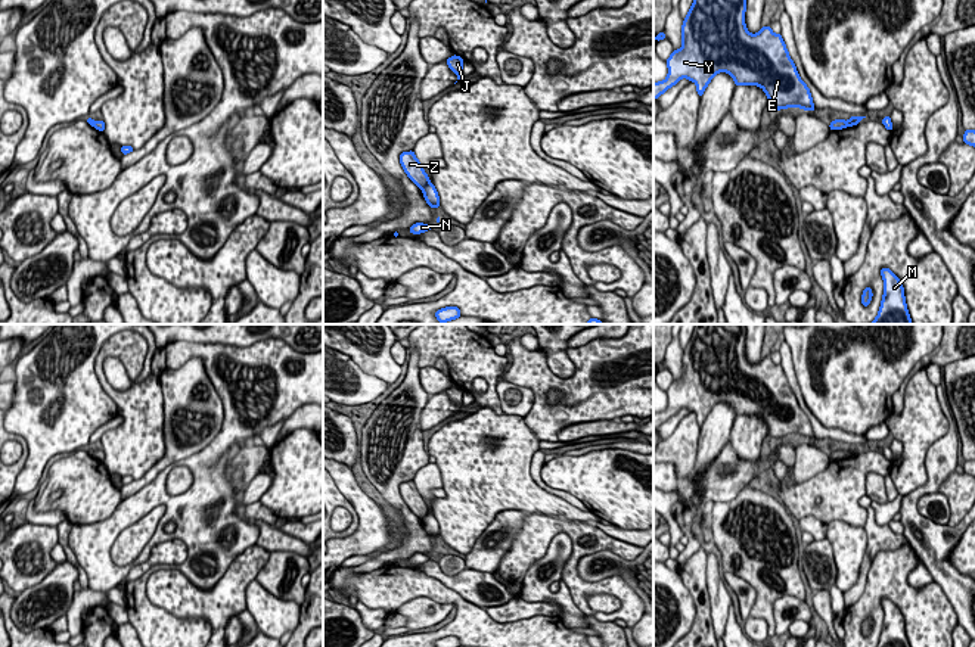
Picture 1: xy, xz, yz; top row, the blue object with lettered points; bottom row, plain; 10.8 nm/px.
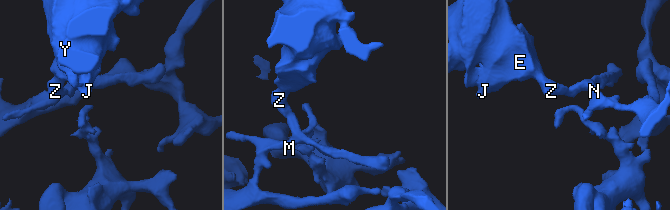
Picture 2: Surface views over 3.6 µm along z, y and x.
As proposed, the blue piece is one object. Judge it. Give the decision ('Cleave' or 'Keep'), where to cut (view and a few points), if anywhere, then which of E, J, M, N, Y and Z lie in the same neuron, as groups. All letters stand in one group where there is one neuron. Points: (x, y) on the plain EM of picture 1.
Cleave. Split along xz (429, 512), (422, 519). Groups: E J Y Z / M N

